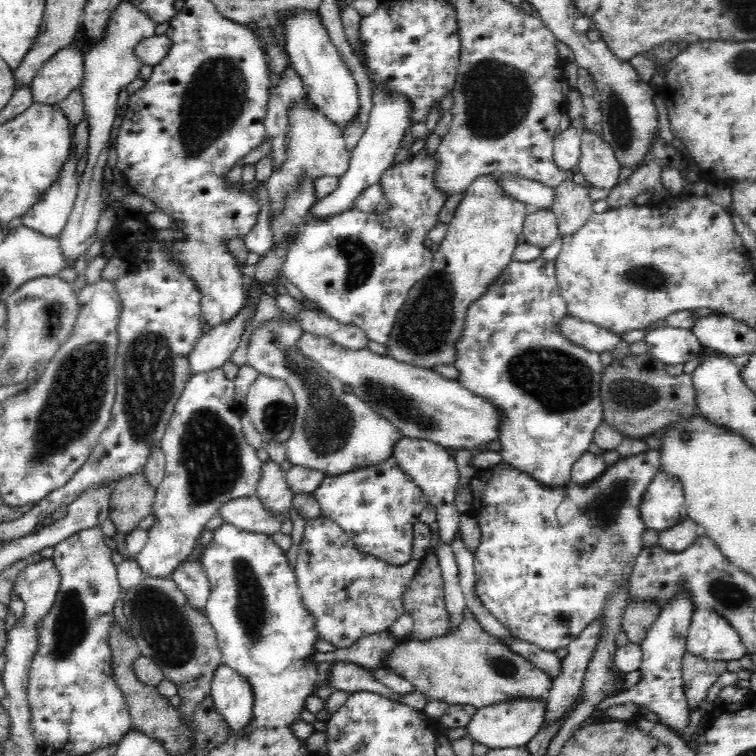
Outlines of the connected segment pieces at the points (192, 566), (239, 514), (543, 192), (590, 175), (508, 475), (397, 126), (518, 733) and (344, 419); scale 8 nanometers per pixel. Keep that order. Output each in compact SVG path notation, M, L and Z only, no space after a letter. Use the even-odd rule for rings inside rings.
M201 557L195 560L186 558L174 570L170 578L186 595L187 602L195 610L204 610L210 594L210 583L207 580Z
M256 495L250 498L236 498L222 504L217 510L224 524L232 524L246 532L254 532L272 536L280 531L283 518L273 516L262 507Z
M504 174L499 178L499 185L508 196L526 203L531 211L550 211L553 208L555 187L544 186L520 175Z
M586 131L581 137L581 157L577 171L581 172L589 184L610 190L618 184L622 167L601 136Z
M648 448L644 452L632 454L630 456L618 456L618 460L612 466L606 466L602 474L586 485L578 485L571 478L567 483L568 486L559 487L558 489L548 489L541 482L534 480L526 472L514 469L507 462L500 461L498 464L487 469L475 469L472 478L469 481L472 490L473 504L470 514L471 518L478 524L481 530L481 540L478 549L474 552L475 558L475 586L474 593L484 608L496 617L496 620L502 624L512 634L514 639L529 642L538 646L546 652L555 652L559 648L567 648L570 642L574 641L592 622L601 618L603 606L607 600L620 588L626 585L629 576L633 572L638 556L646 548L642 541L643 534L648 530L640 517L640 505L644 491L649 482L653 479L660 467L660 453L657 448Z
M373 93L373 107L369 116L367 129L363 132L361 140L351 153L349 166L338 177L338 182L324 198L317 198L313 206L310 206L308 215L316 218L326 218L337 215L342 211L349 211L355 208L356 199L369 186L376 184L388 168L392 167L392 160L395 158L404 134L410 128L410 105L404 95L392 93Z
M522 698L478 708L476 714L465 726L466 734L474 743L478 742L489 749L526 746L544 722L545 702L546 698L542 701L530 701L529 698Z
M274 319L253 330L247 346L247 364L255 368L260 375L287 382L293 392L295 421L292 434L284 443L285 460L290 461L291 466L310 468L326 476L366 469L366 466L378 466L378 462L392 457L393 446L398 439L403 437L403 434L389 420L374 412L366 401L358 398L353 392L349 392L340 380L296 351L296 340L303 331L300 325Z

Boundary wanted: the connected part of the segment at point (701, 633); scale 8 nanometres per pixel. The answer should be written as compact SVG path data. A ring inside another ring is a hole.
M696 609L693 612L687 652L706 660L738 660L746 654L745 646L737 631L712 609Z

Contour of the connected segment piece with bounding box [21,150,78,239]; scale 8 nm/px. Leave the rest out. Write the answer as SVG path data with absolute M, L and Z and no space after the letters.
M71 150L70 158L63 164L58 178L21 218L21 224L24 227L48 238L59 238L77 196L78 180L74 178L76 160L76 152Z

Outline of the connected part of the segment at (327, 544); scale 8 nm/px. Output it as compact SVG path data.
M323 516L306 522L295 574L302 605L315 618L318 639L329 642L334 650L340 650L352 646L363 637L390 633L391 626L405 612L401 599L403 592L418 572L432 535L428 525L416 523L411 560L407 564L393 566L356 549L352 539L336 522Z

